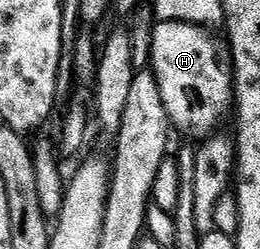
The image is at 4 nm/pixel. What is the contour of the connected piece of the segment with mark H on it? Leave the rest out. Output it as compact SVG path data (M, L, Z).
M159 21L157 27L159 29L155 29L151 33L151 37L155 41L159 41L159 45L155 45L151 49L151 62L149 62L150 68L154 70L156 75L156 80L159 83L161 99L164 100L164 106L167 109L167 117L170 121L170 124L174 126L177 130L184 129L187 133L205 133L204 135L210 134L215 124L218 123L219 120L222 119L223 116L228 116L229 110L233 105L233 93L232 93L232 85L233 85L233 62L229 56L229 49L226 44L222 40L218 41L217 38L214 37L211 33L206 33L208 30L204 28L202 25L194 25L185 21Z

